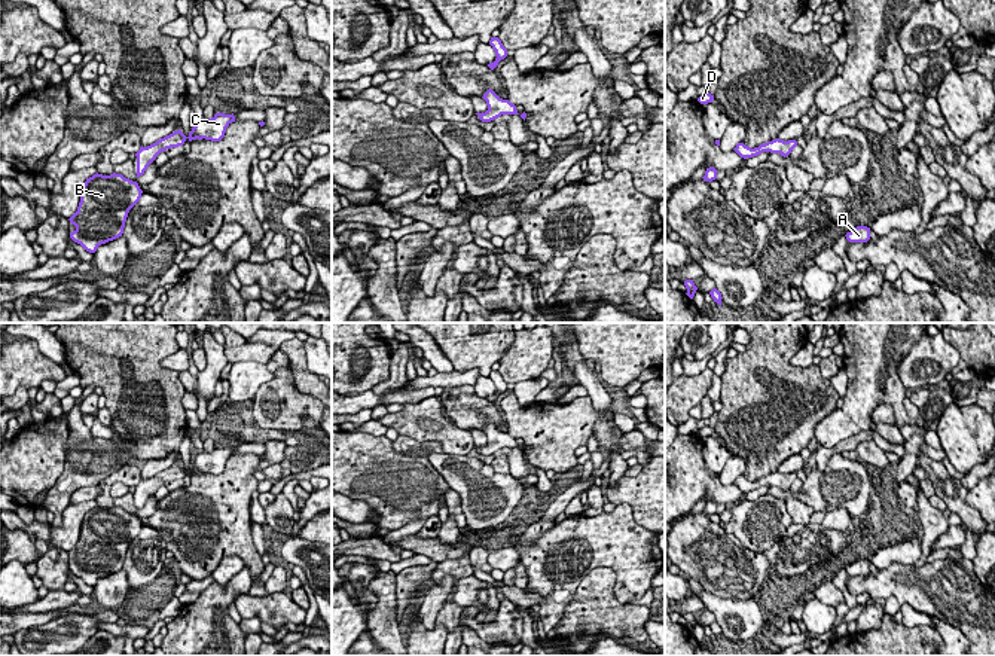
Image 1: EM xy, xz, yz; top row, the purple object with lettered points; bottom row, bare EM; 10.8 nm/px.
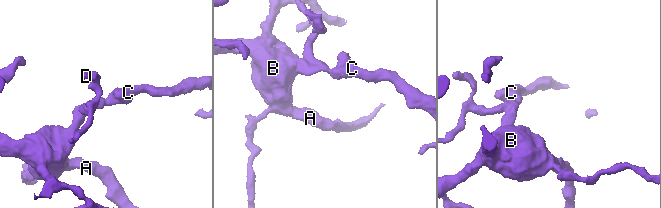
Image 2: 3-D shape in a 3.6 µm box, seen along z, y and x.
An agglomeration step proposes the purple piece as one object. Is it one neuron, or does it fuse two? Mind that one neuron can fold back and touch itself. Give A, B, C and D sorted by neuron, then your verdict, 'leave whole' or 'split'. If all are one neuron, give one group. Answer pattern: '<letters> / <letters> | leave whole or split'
A B C D | leave whole

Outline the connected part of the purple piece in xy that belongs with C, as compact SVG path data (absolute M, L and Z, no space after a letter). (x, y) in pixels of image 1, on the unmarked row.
M216 446L211 452L201 452L195 457L189 469L186 470L180 463L174 464L173 467L158 473L156 476L140 480L140 483L135 486L137 489L137 510L143 509L147 500L156 492L156 489L161 485L165 485L171 480L183 479L186 473L211 473L211 475L220 475L225 470L226 461L235 455L235 449L225 448L225 446Z

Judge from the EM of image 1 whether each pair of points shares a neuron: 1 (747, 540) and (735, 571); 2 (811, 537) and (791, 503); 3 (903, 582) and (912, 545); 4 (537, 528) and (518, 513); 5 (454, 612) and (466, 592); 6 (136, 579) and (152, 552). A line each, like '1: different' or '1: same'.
1: different
2: different
3: different
4: different
5: different
6: same

